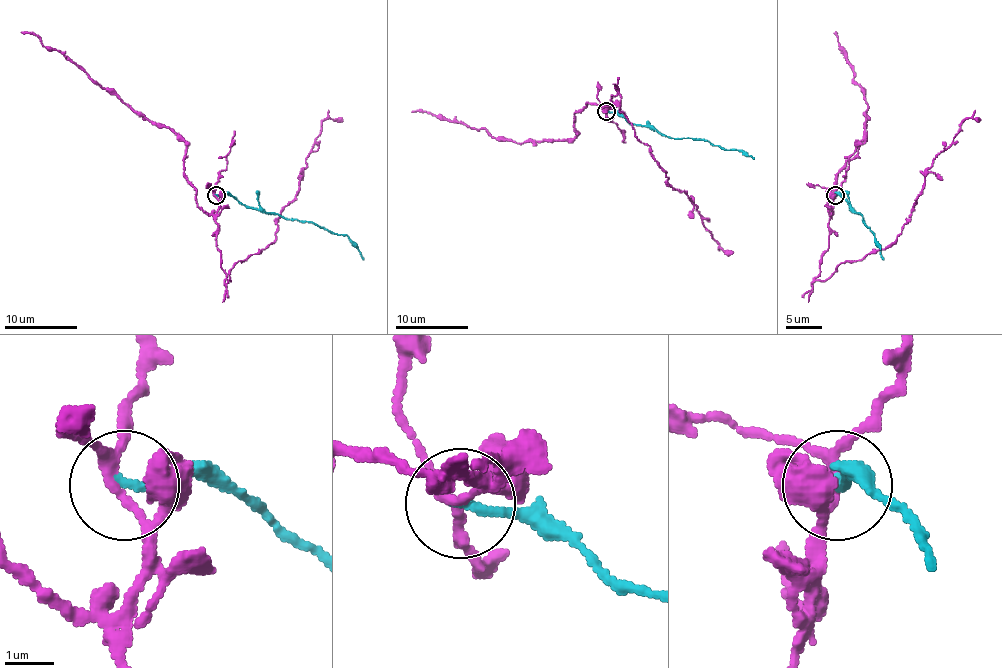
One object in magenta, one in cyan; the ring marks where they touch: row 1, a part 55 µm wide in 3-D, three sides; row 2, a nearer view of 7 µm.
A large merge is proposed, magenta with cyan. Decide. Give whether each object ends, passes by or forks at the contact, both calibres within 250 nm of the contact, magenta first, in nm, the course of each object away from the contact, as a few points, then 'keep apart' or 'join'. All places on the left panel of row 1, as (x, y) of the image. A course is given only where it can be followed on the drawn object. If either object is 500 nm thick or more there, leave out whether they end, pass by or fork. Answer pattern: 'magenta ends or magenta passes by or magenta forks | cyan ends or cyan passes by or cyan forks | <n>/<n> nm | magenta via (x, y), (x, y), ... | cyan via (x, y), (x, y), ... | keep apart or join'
magenta forks | cyan ends | 150/180 nm | magenta via (215, 196), (230, 281), (239, 261), (275, 239), (320, 125), (342, 121) | cyan via (215, 196), (230, 194), (242, 205), (311, 221), (324, 230), (344, 234), (364, 259) | keep apart

